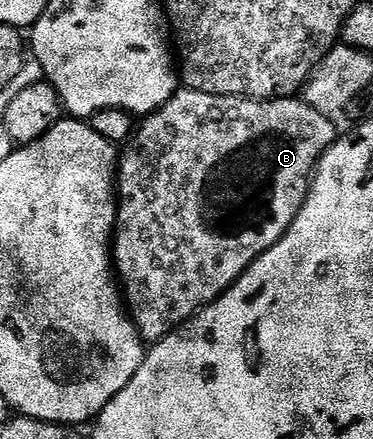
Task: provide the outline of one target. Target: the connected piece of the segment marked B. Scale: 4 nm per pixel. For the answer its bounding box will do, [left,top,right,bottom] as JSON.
[114,87,338,343]

